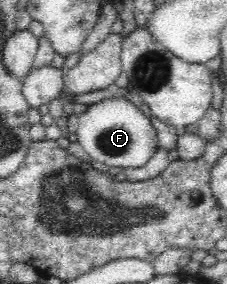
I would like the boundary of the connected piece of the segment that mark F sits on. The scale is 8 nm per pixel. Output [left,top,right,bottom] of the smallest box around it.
[75,98,159,168]

